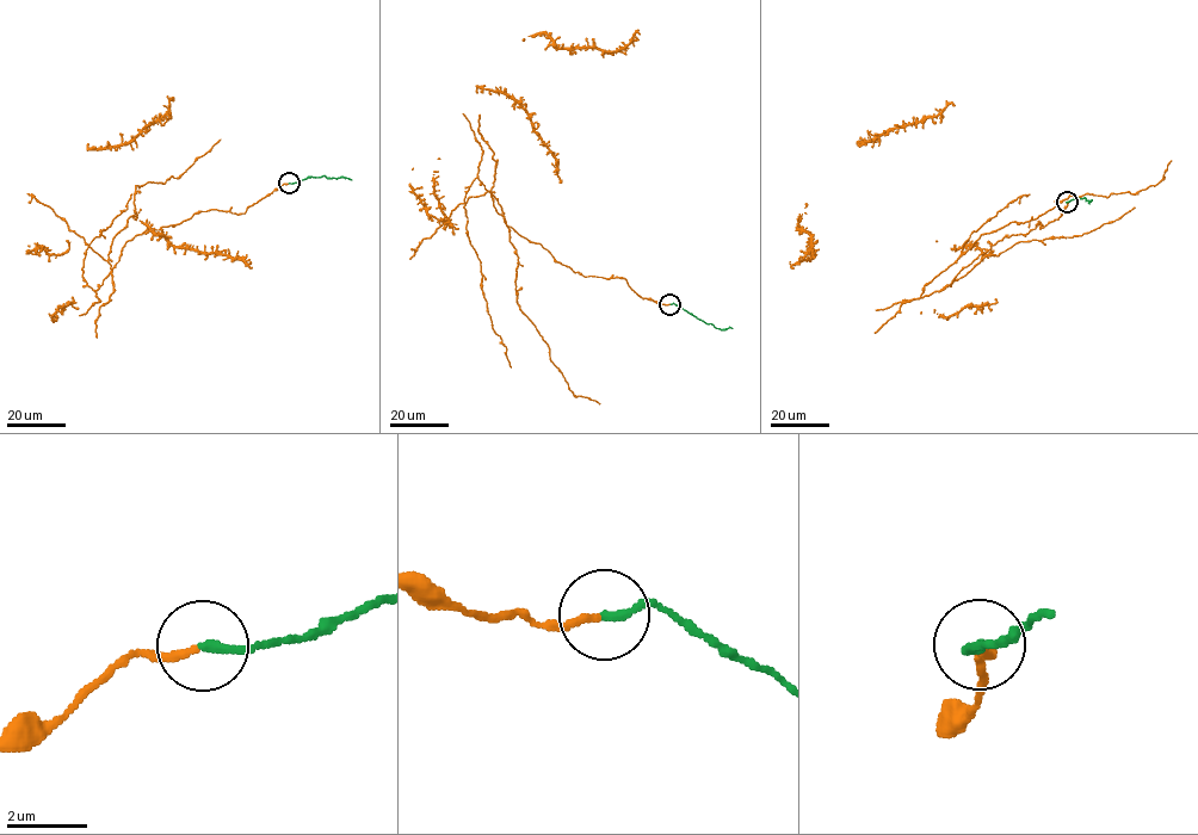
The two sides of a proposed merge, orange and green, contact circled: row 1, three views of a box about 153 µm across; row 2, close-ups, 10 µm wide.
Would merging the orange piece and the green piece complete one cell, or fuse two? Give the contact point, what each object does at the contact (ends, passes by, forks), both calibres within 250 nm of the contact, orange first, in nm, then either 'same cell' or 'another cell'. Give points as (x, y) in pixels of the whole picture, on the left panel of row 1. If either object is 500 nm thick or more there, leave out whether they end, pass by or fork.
place (289, 183); orange ends; green ends; calibres 180 and 200 nm; same cell

